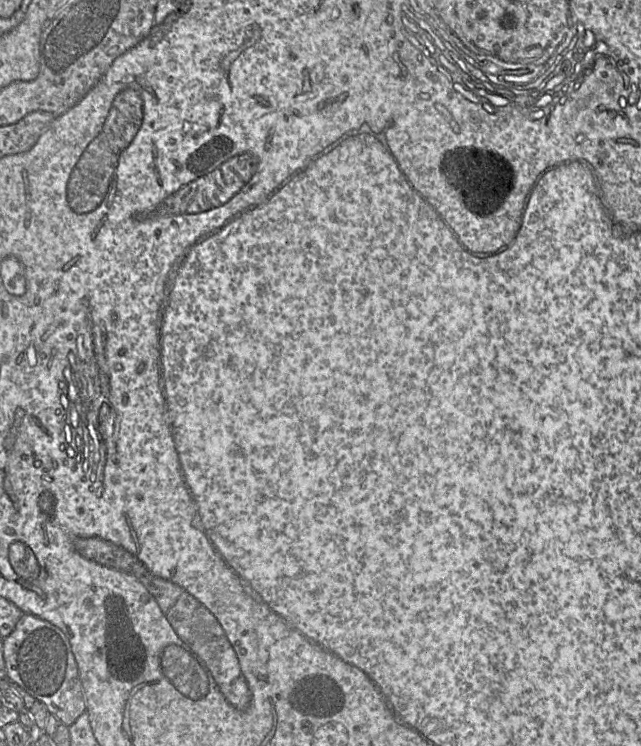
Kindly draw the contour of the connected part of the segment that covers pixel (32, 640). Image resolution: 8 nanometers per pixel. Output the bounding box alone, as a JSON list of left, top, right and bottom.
[3,613,86,726]

